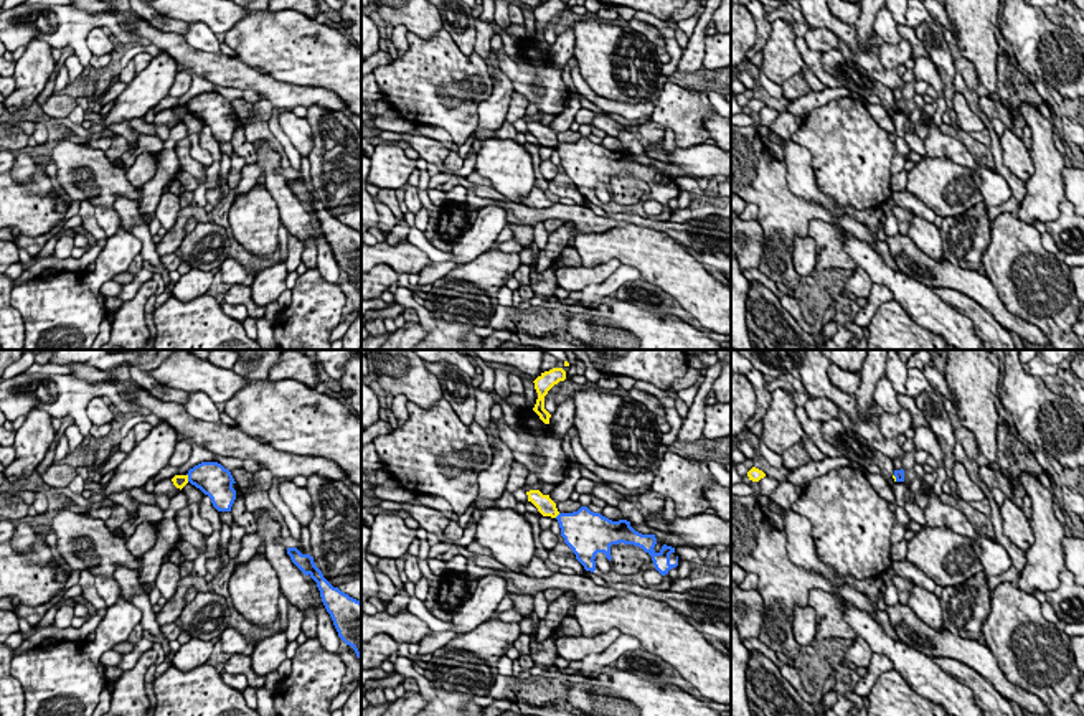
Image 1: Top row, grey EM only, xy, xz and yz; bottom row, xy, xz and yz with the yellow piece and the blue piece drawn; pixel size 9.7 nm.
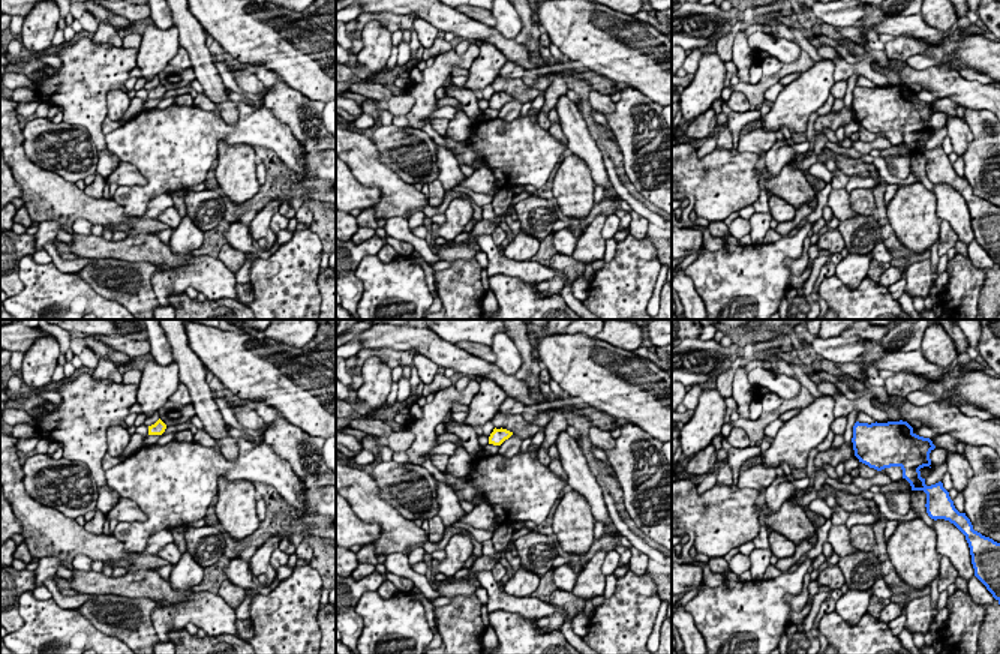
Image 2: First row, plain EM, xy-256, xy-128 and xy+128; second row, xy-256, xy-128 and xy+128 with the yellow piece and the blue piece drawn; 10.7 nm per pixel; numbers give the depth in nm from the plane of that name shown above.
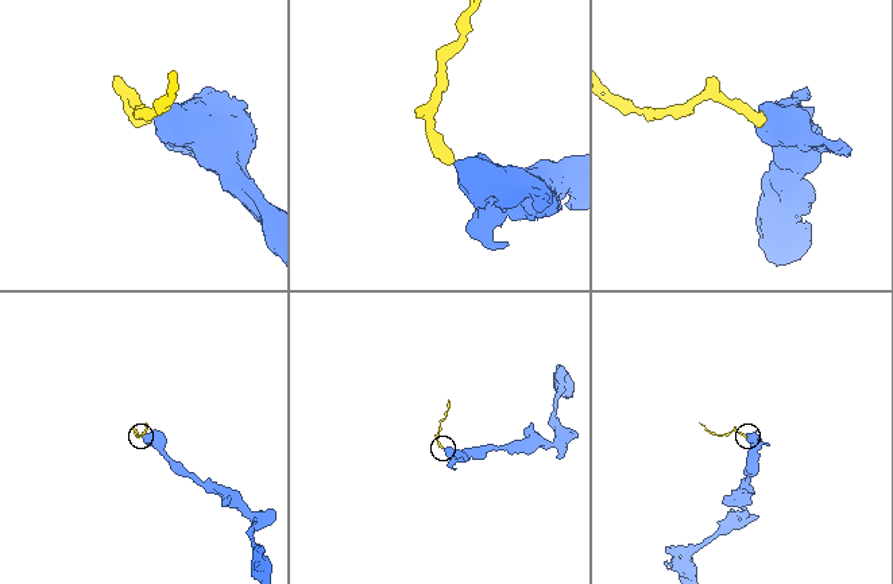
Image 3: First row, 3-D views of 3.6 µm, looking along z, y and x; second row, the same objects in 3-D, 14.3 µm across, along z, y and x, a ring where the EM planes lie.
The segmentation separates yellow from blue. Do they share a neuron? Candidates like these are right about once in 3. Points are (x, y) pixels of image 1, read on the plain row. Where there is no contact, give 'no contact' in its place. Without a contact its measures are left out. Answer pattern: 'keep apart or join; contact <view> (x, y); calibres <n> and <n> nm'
keep apart; contact xy (187, 108); calibres 130 and 320 nm

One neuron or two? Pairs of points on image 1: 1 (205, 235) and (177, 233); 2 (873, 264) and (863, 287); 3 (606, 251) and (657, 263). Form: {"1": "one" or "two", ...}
{"1": "two", "2": "two", "3": "one"}

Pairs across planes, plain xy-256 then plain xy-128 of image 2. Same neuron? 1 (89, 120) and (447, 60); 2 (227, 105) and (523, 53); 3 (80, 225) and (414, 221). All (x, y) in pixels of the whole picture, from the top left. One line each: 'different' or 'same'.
1: same
2: different
3: same

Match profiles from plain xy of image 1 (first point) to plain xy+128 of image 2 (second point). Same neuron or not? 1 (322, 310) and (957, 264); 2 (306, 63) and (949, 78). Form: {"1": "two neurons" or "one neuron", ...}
{"1": "one neuron", "2": "two neurons"}

